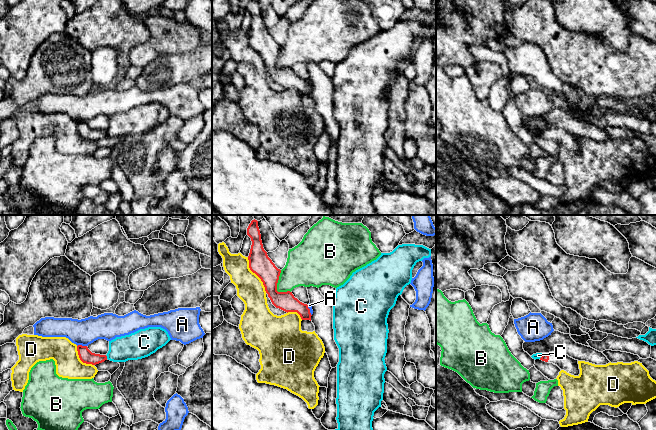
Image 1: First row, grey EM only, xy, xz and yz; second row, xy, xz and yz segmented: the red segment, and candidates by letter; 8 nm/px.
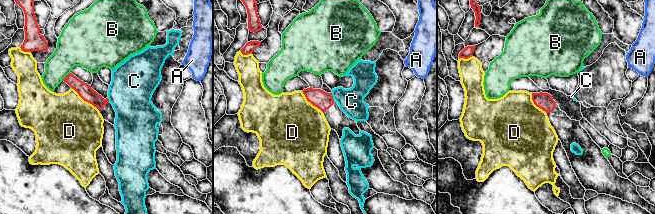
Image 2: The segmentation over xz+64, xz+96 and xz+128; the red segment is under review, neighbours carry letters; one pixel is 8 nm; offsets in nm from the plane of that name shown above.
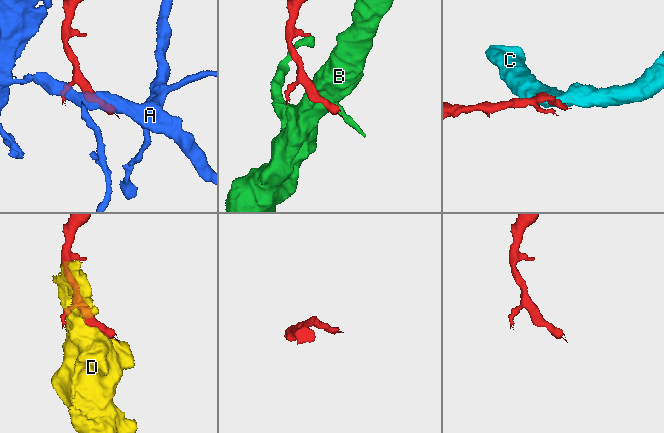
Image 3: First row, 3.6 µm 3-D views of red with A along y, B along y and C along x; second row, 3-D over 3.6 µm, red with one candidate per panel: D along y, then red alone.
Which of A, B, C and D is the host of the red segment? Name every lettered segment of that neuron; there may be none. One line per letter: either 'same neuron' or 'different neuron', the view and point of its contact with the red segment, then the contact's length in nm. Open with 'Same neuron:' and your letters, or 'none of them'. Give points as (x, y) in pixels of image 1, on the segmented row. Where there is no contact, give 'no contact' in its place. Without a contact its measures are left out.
Same neuron: none of them
A: different neuron; contact xy (81, 345); length 80 nm
B: different neuron; contact xz (276, 287); length 200 nm
C: different neuron; contact xy (106, 357); length 40 nm
D: different neuron; contact xz (256, 274); length 320 nm

